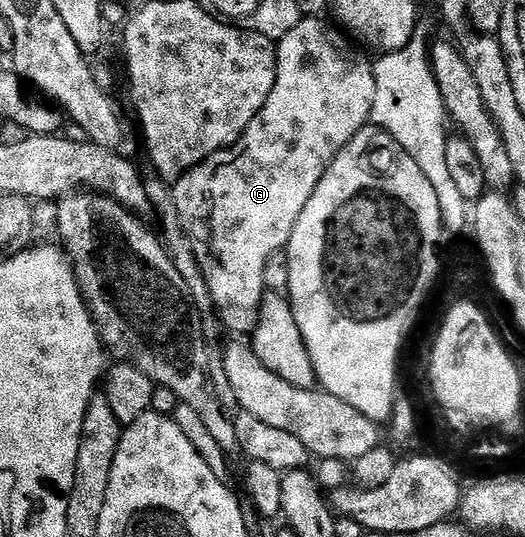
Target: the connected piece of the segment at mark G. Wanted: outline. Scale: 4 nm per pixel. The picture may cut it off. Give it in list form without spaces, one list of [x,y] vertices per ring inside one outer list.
[[[316,16],[301,17],[298,25],[290,32],[286,32],[284,38],[279,39],[276,48],[276,83],[270,92],[270,100],[266,100],[262,112],[258,112],[258,116],[254,116],[254,120],[250,120],[243,136],[228,149],[219,150],[217,154],[211,154],[205,162],[199,162],[193,170],[186,171],[174,183],[174,201],[177,210],[185,219],[193,218],[200,225],[200,238],[193,237],[191,243],[192,249],[196,252],[196,261],[199,262],[200,269],[204,271],[204,281],[208,284],[211,301],[214,306],[216,302],[217,308],[220,309],[220,314],[224,317],[225,328],[233,330],[236,333],[233,335],[236,336],[251,335],[252,329],[258,324],[260,304],[266,293],[264,289],[266,260],[270,260],[270,256],[281,253],[287,247],[290,236],[294,232],[294,224],[298,224],[298,216],[302,216],[310,196],[314,196],[314,188],[318,188],[322,176],[328,171],[328,165],[336,159],[336,154],[359,130],[363,130],[369,125],[372,117],[374,72],[372,71],[371,59],[368,60],[337,25],[333,23],[327,25],[320,21],[324,20]]]

